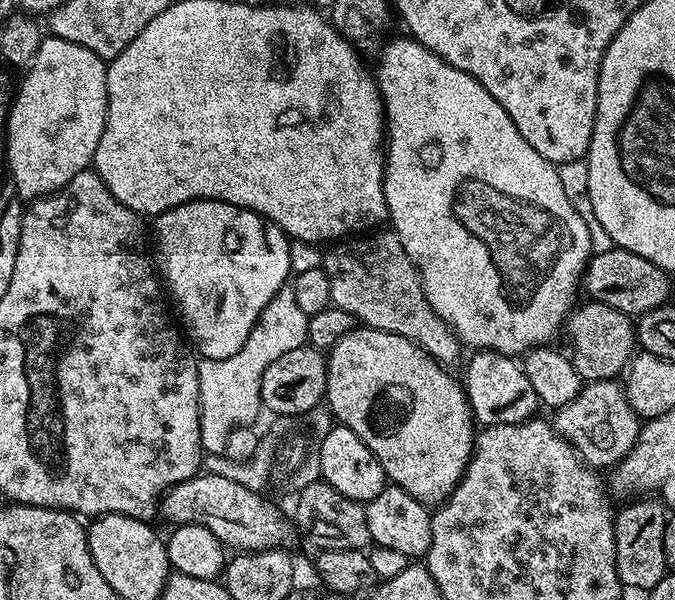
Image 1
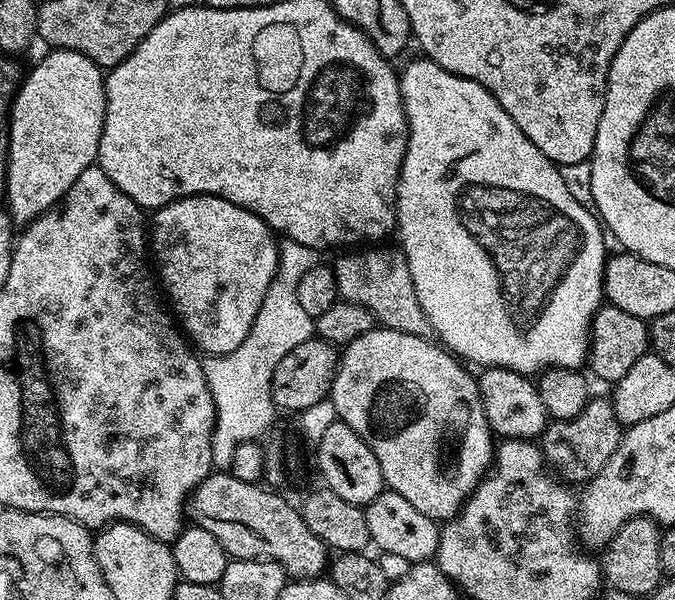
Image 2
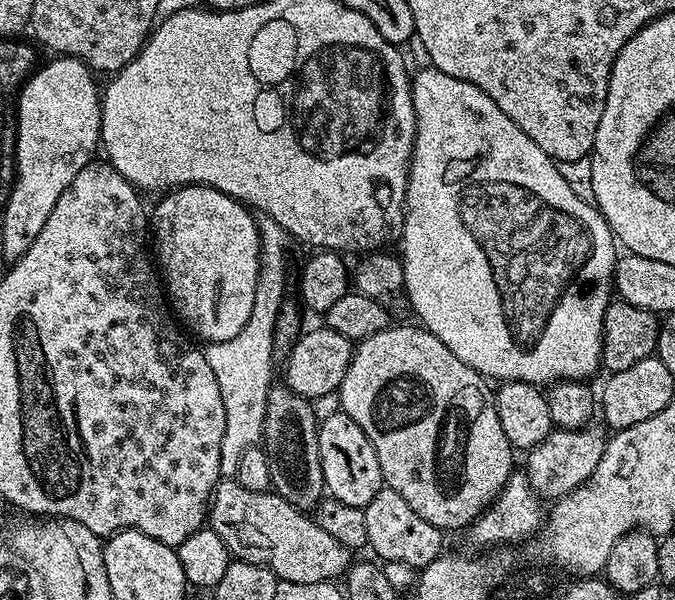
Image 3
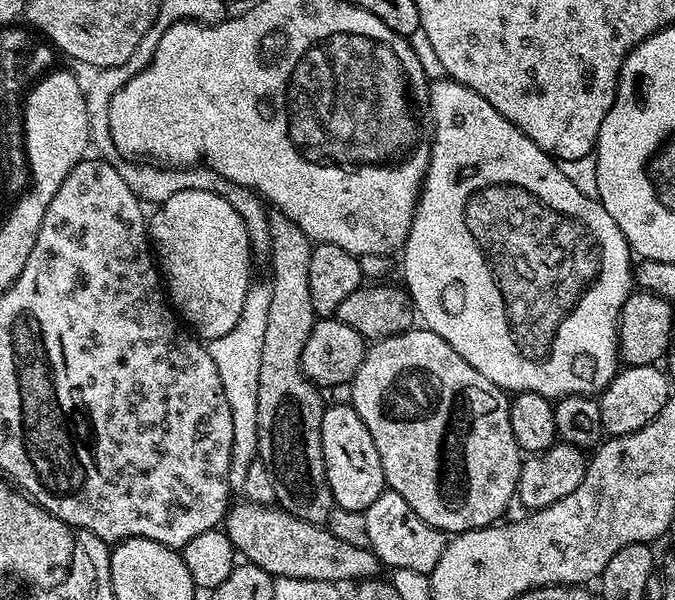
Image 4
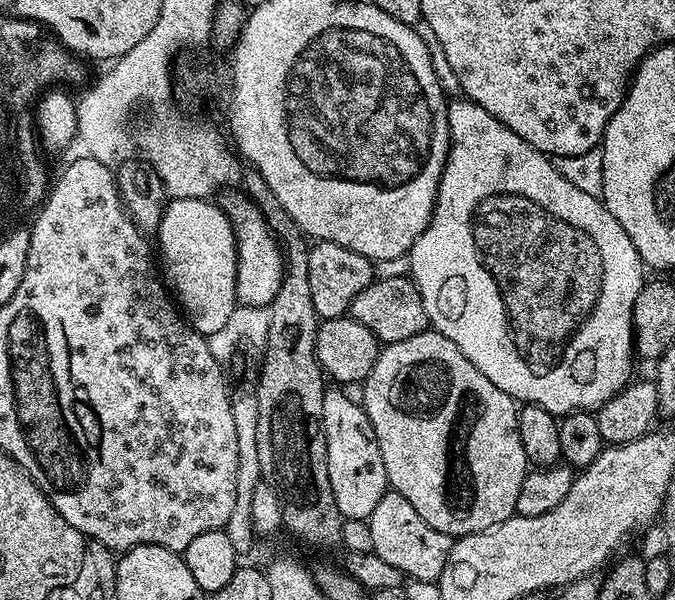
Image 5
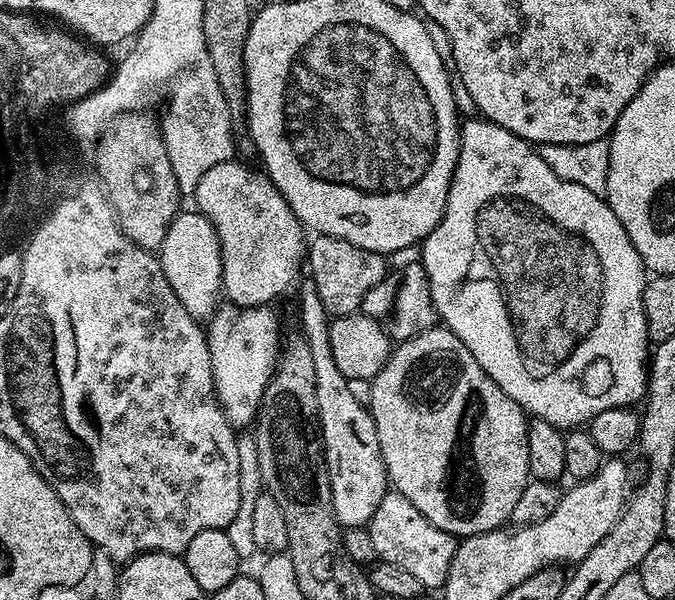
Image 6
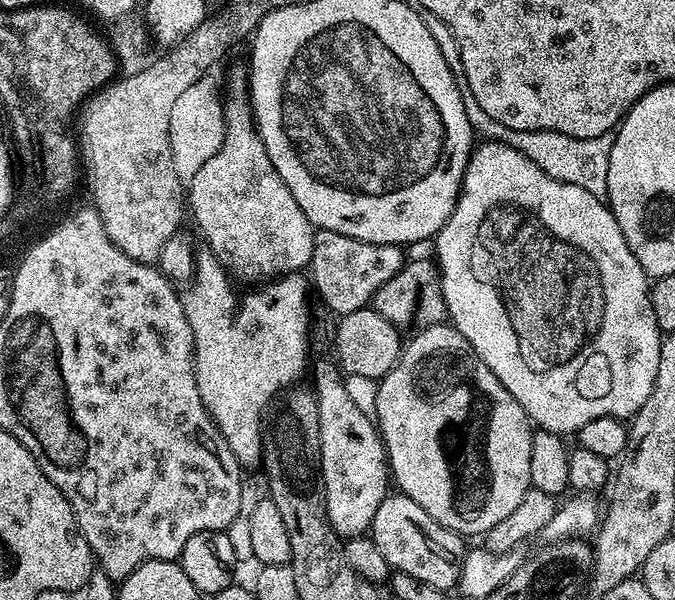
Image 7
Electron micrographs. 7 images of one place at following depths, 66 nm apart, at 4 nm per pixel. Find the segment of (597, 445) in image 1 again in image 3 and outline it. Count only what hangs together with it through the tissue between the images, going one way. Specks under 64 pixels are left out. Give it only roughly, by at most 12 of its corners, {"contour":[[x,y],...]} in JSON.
{"contour":[[556,428],[527,449],[526,477],[555,502],[594,474],[605,429]]}

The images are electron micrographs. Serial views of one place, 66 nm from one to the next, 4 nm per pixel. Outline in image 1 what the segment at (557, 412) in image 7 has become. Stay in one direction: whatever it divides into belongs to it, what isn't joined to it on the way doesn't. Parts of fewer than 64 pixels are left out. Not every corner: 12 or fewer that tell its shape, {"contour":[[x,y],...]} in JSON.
{"contour":[[411,38],[374,68],[391,231],[472,350],[561,335],[558,167]]}

